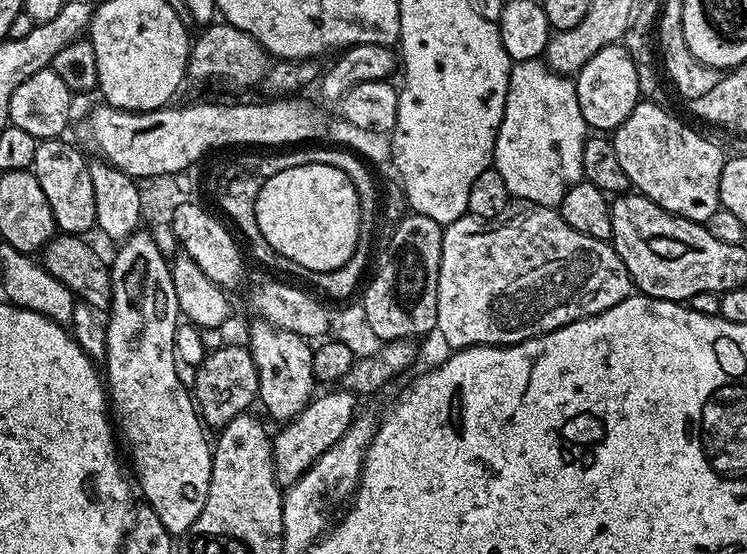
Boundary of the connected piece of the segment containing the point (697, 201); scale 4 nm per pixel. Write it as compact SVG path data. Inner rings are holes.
M641 102L634 106L630 118L622 122L610 139L618 163L626 170L629 185L639 195L648 196L667 212L687 220L707 222L720 207L720 179L726 159L716 144L687 128L660 104Z

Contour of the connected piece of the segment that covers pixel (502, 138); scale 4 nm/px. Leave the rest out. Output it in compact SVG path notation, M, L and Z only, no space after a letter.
M543 59L513 63L506 94L506 110L492 155L498 174L502 174L502 182L506 182L509 197L547 208L560 205L566 190L584 179L582 150L589 132L588 123L582 118L582 110L578 106L575 79L549 68Z

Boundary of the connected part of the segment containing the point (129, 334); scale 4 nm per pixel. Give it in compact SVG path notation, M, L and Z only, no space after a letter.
M137 230L119 245L120 248L116 252L116 257L110 260L110 271L112 274L112 302L107 309L108 329L106 330L105 356L103 363L108 364L108 372L106 368L106 391L110 397L110 412L114 417L115 427L118 429L118 440L128 451L128 456L132 459L132 468L136 471L135 483L138 485L138 492L142 497L143 503L149 504L154 510L154 514L158 514L158 518L162 522L162 526L166 526L166 530L173 538L183 537L190 530L190 526L194 526L194 522L198 522L198 514L202 514L202 506L206 506L206 498L210 494L210 470L212 469L212 450L213 445L210 440L204 437L206 433L205 425L202 423L199 411L196 406L195 399L190 391L186 380L176 373L178 367L178 359L175 346L175 332L178 324L181 323L182 317L180 307L178 306L178 298L174 294L174 282L172 281L172 270L170 260L162 256L162 252L158 250L151 231Z

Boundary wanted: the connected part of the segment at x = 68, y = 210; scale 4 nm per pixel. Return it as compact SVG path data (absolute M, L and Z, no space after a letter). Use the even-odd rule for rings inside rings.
M57 138L55 140L41 140L37 143L34 150L34 162L30 169L31 172L38 178L38 186L42 186L42 194L46 194L46 202L50 202L50 210L54 214L54 222L57 229L64 234L88 234L88 231L93 231L96 228L96 211L94 210L94 182L90 182L90 170L88 169L90 160L89 157L84 157L78 149L72 144L67 144L67 139Z

